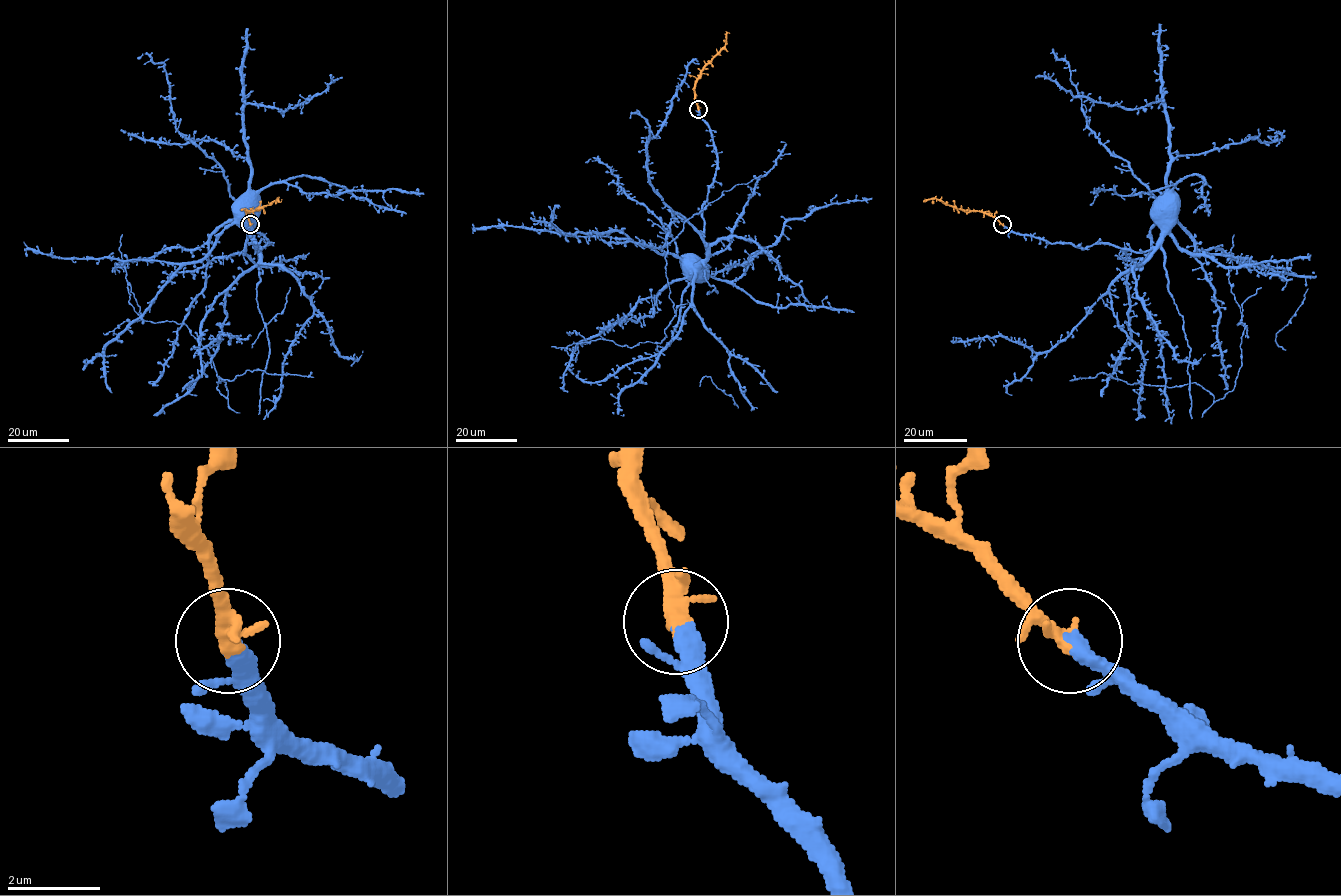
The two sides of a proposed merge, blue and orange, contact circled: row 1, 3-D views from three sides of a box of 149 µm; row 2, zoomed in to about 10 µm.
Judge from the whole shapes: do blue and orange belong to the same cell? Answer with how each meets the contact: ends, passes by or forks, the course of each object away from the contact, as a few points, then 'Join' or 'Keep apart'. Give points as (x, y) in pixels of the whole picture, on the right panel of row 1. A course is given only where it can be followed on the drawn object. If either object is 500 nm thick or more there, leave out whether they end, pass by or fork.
At the ring blue ends. At the ring orange passes by. Course of blue: (1003, 225), (1051, 243), (1083, 248), (1112, 244), (1143, 251), (1153, 248), (1160, 236), (1155, 205). Course of orange: (1003, 225), (981, 211), (963, 211), (938, 199), (925, 199). Join

